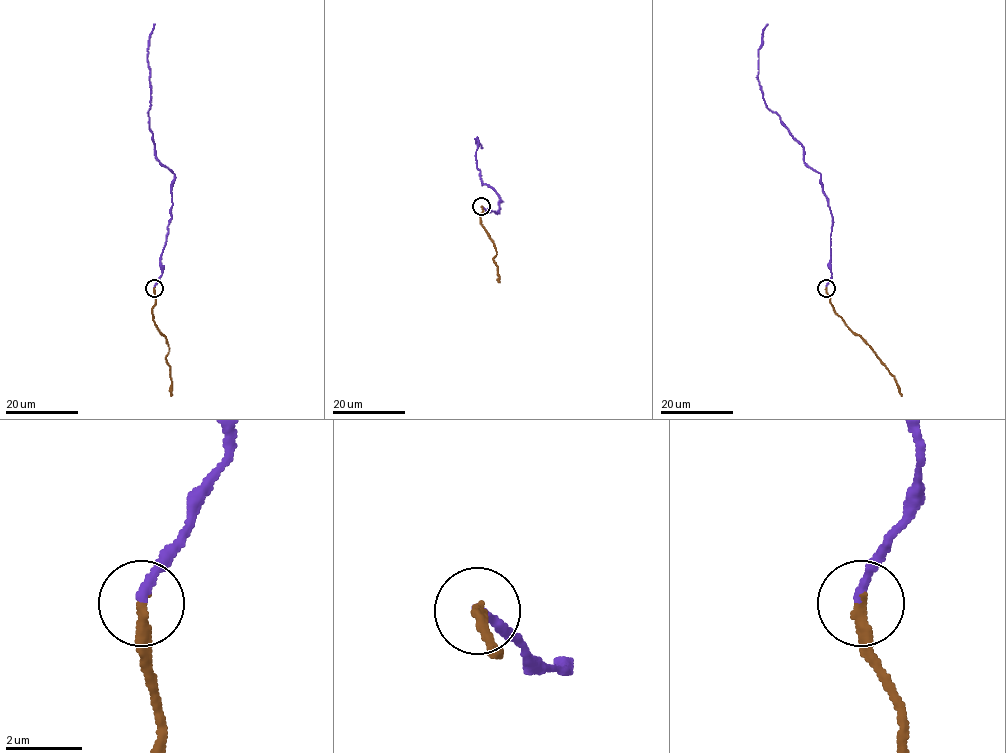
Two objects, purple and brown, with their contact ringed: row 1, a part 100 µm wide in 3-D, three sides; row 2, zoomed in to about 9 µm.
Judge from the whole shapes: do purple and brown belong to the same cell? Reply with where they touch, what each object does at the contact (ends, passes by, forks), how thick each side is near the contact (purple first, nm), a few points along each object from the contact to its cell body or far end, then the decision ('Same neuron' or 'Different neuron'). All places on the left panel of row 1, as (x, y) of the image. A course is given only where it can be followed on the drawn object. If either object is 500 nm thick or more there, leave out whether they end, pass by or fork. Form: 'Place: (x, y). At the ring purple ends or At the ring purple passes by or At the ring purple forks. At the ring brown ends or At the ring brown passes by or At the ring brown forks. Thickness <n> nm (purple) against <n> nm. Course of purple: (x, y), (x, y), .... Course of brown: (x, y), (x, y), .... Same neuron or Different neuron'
Place: (154, 288). At the ring purple ends. At the ring brown ends. Thickness 240 nm (purple) against 320 nm. Course of purple: (154, 288), (162, 274), (160, 255), (171, 217), (174, 179), (156, 156), (149, 128), (147, 55), (154, 24). Course of brown: (154, 288), (154, 324), (168, 346), (166, 362), (169, 367), (170, 396). Same neuron

